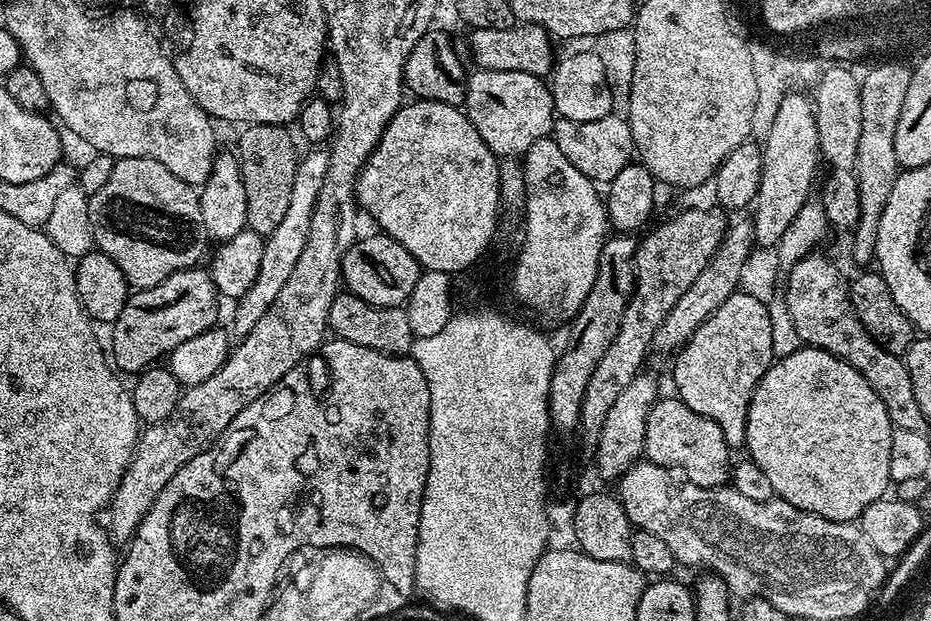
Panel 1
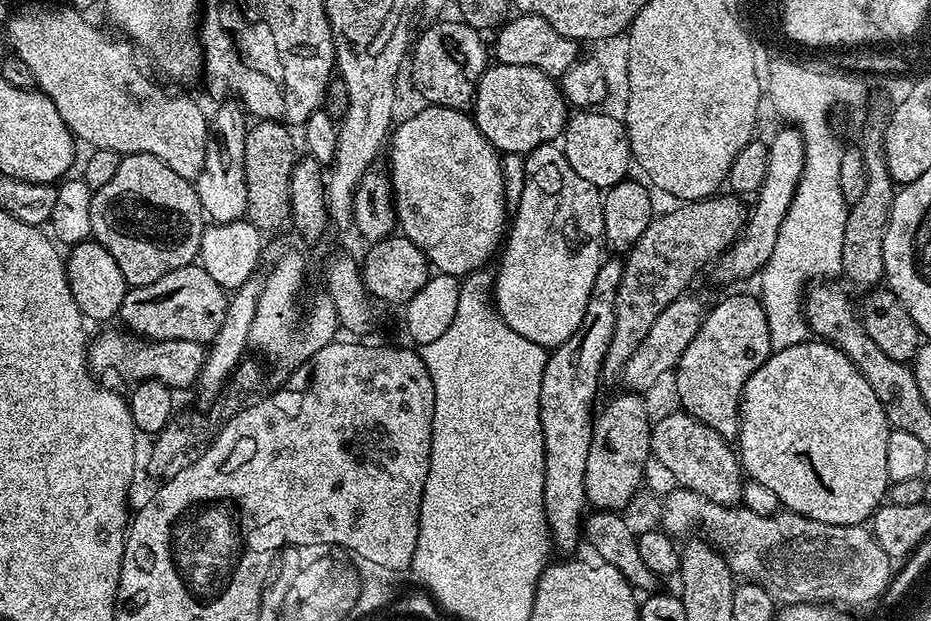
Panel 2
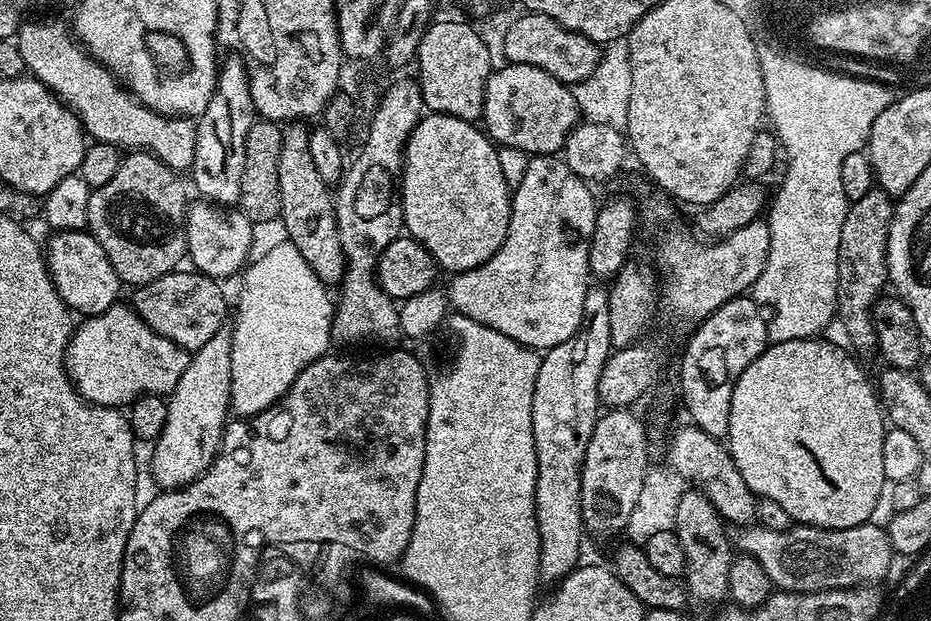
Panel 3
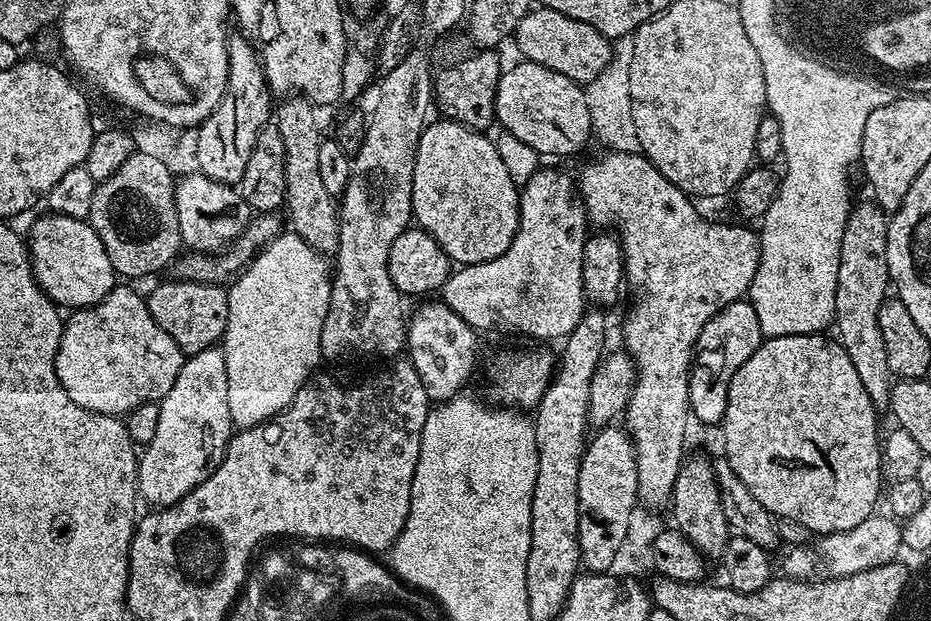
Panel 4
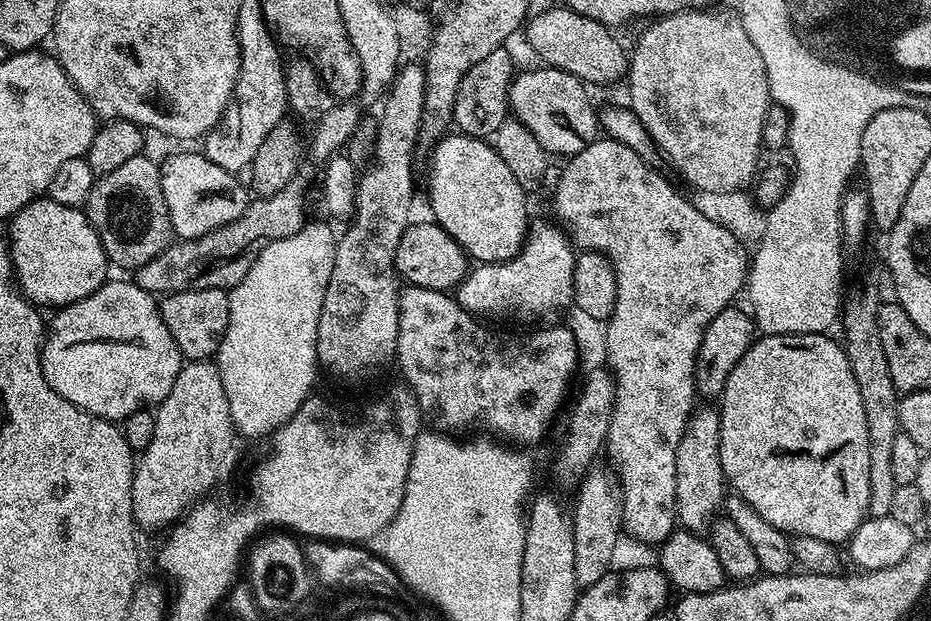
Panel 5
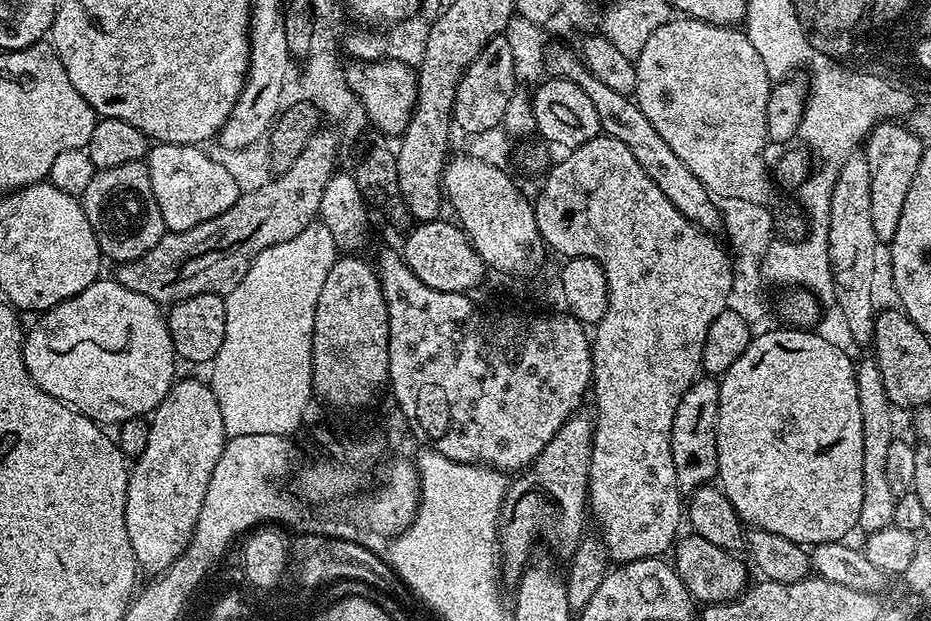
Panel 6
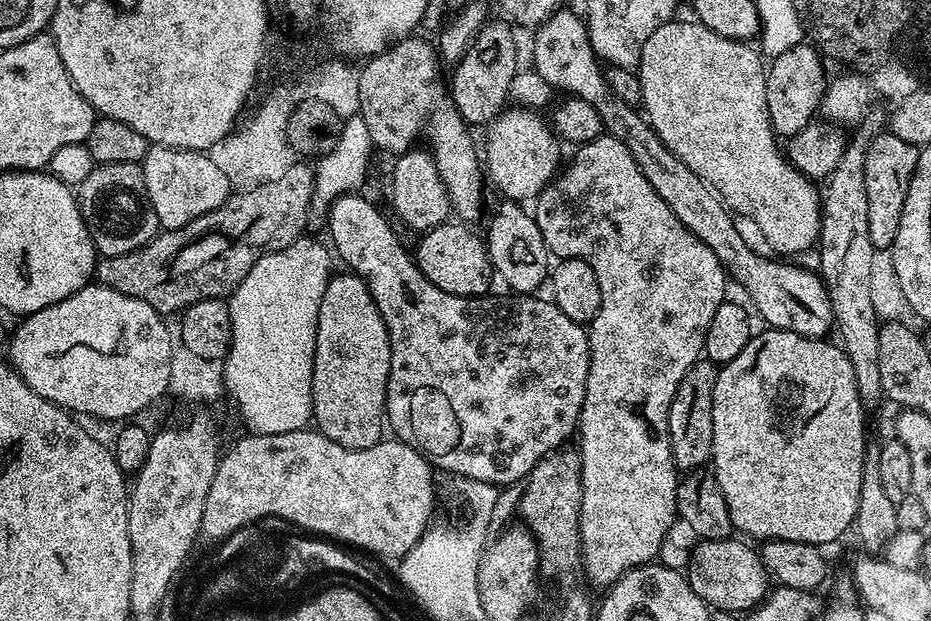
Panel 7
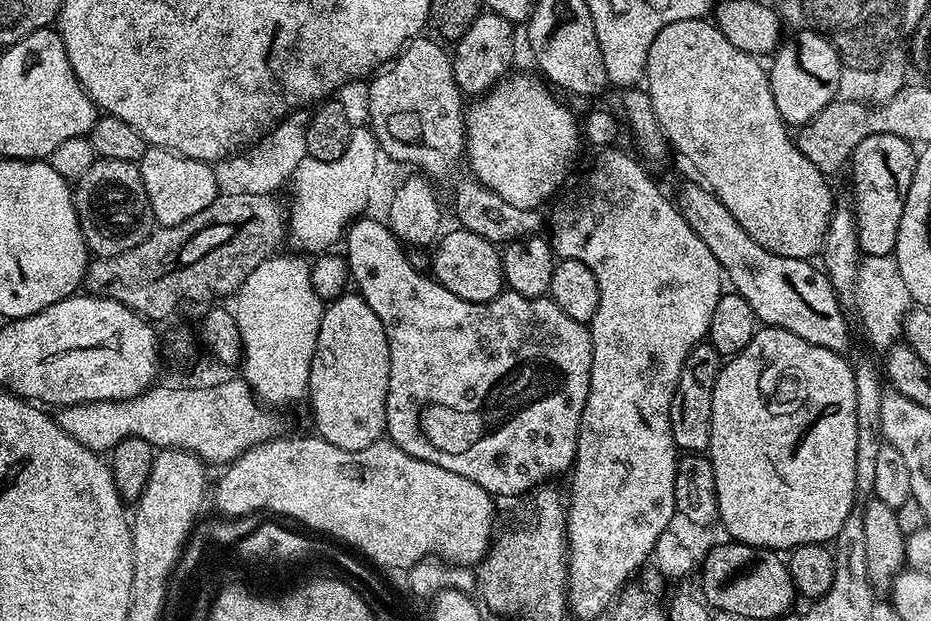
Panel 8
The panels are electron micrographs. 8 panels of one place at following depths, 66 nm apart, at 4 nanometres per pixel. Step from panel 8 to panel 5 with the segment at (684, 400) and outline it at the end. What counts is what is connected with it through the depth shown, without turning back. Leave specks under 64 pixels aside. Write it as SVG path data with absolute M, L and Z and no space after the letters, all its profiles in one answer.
M697 407L688 417L688 427L684 430L684 437L676 447L676 518L681 529L697 534L704 534L711 529L722 505L726 500L726 481L722 470L720 457L720 413L715 407Z

